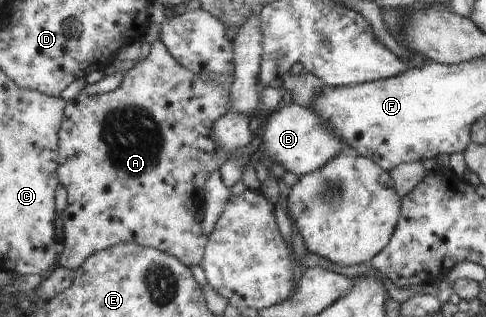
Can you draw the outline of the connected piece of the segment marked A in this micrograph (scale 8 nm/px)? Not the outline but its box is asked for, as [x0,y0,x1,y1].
[58,40,232,270]

